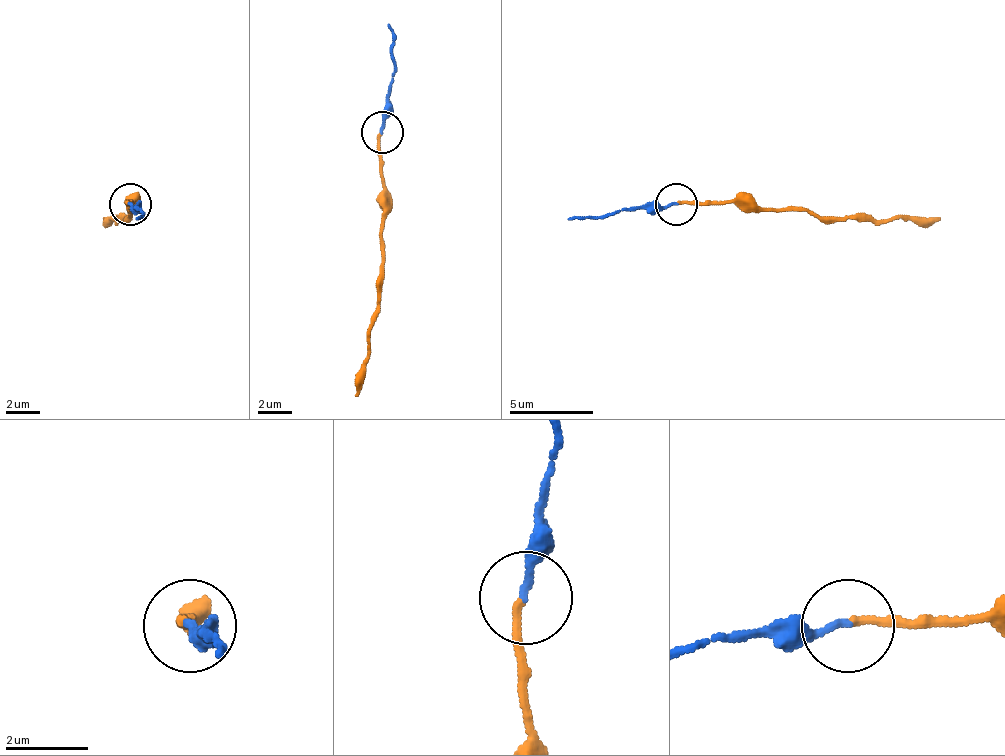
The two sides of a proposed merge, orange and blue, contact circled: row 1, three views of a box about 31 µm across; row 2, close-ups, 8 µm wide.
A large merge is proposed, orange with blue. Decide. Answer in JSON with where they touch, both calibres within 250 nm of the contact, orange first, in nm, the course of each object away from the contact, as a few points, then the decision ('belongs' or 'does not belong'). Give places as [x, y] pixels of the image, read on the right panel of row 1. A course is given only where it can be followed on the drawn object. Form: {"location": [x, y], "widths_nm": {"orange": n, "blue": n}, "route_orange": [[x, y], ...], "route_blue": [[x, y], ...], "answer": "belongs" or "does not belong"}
{"location": [676, 204], "widths_nm": {"orange": 180, "blue": 170}, "route_orange": [[675, 205], [738, 201], [859, 218], [938, 218]], "route_blue": [[675, 205], [566, 218]], "answer": "does not belong"}

